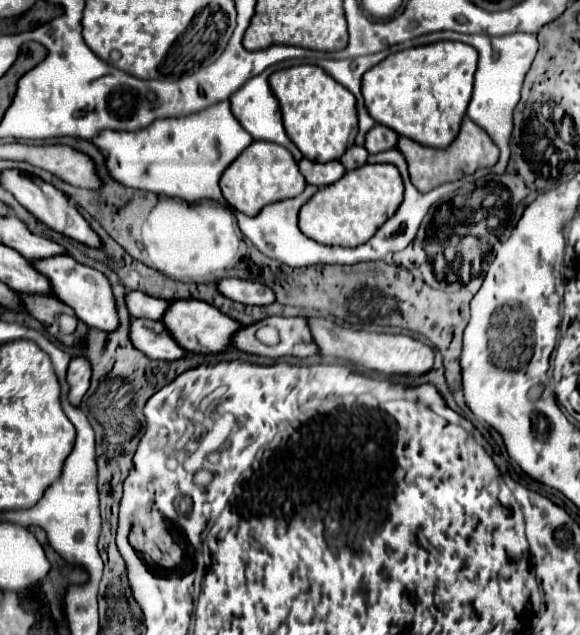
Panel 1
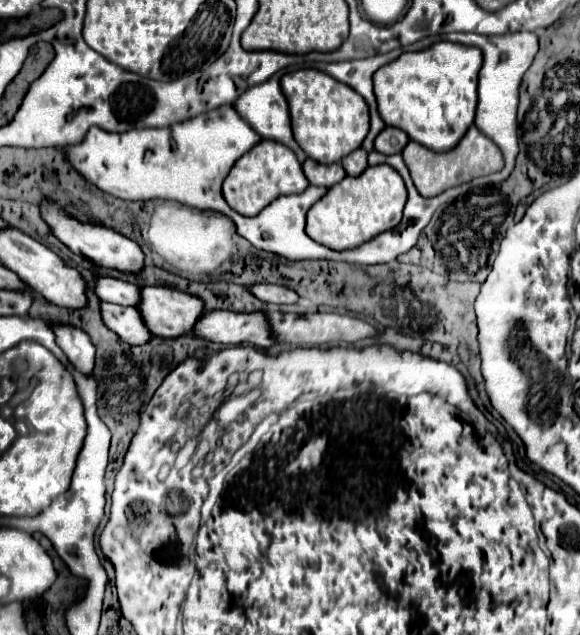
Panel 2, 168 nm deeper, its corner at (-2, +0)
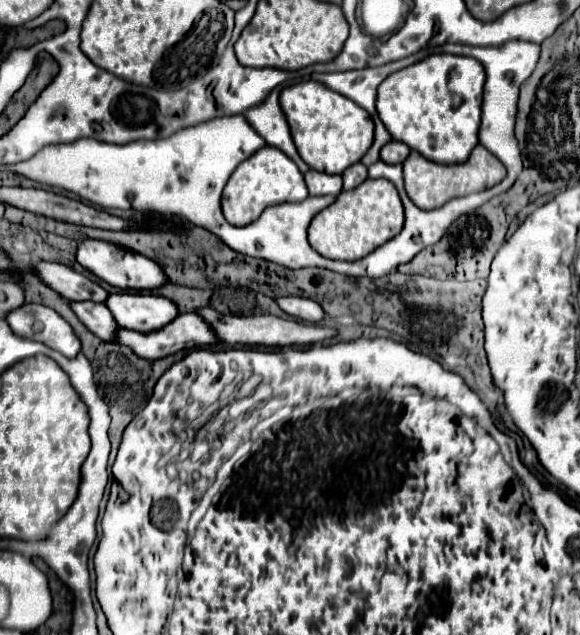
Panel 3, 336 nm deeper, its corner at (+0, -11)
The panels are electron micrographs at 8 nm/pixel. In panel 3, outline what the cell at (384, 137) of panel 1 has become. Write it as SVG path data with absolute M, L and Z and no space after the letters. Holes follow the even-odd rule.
M390 141L386 143L386 147L382 147L380 151L380 159L384 163L402 163L410 153L410 147L400 143L400 141Z

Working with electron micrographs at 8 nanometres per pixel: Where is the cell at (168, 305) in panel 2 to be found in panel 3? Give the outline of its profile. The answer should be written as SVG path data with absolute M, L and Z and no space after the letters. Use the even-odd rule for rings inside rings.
M114 293L106 299L106 307L120 327L142 333L158 331L158 327L166 327L166 323L180 315L176 303L160 295Z

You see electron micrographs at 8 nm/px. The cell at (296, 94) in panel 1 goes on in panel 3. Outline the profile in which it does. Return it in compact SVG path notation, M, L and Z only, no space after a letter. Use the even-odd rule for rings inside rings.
M304 81L292 87L284 87L280 93L280 107L292 129L296 149L310 169L340 175L350 165L358 163L372 145L374 123L368 111L344 95L330 91L318 81Z

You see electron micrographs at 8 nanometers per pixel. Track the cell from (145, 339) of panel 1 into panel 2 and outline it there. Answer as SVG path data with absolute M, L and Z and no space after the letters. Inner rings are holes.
M100 302L100 314L106 328L110 328L128 344L144 344L144 340L152 338L152 334L140 320L140 312L136 312L136 308L132 306Z

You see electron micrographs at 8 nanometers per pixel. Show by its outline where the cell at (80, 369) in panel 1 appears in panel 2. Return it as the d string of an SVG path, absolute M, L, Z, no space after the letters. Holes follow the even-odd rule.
M48 322L48 326L54 330L56 342L64 350L68 360L80 372L90 374L92 368L94 368L94 346L92 346L88 334L84 330L80 330L80 328L66 326L66 324L52 324L52 322Z

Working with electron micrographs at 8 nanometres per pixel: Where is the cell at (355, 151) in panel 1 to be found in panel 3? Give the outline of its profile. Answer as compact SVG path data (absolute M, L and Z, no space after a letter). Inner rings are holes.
M354 163L352 167L348 167L348 169L342 173L342 177L344 177L344 189L354 189L354 187L358 187L362 181L368 179L368 171L366 171L366 167L364 167L362 163Z

